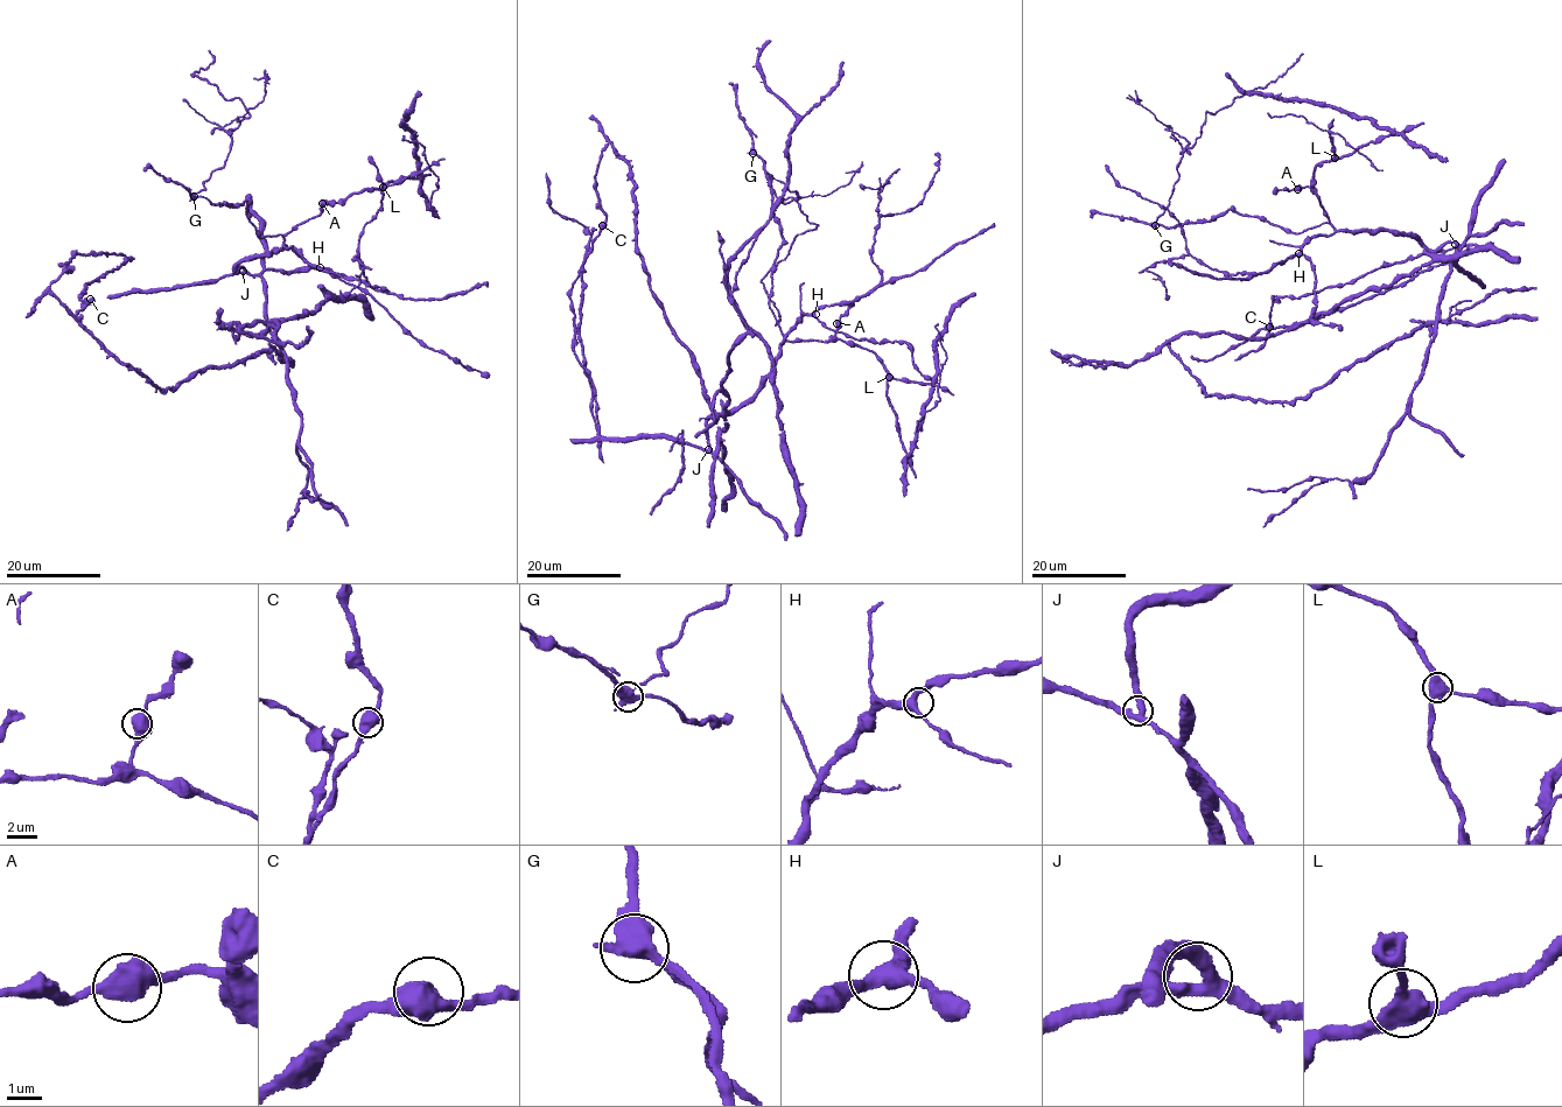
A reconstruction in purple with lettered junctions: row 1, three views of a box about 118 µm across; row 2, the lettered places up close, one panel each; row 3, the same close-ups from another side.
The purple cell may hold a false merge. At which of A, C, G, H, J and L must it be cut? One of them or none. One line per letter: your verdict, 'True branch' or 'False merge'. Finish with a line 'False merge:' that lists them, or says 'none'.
A: True branch
C: True branch
G: False merge
H: True branch
J: True branch
L: True branch
False merge: G

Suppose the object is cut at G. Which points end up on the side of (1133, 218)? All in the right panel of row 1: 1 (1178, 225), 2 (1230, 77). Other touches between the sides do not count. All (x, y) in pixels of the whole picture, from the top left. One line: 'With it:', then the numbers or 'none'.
With it: 1, 2

